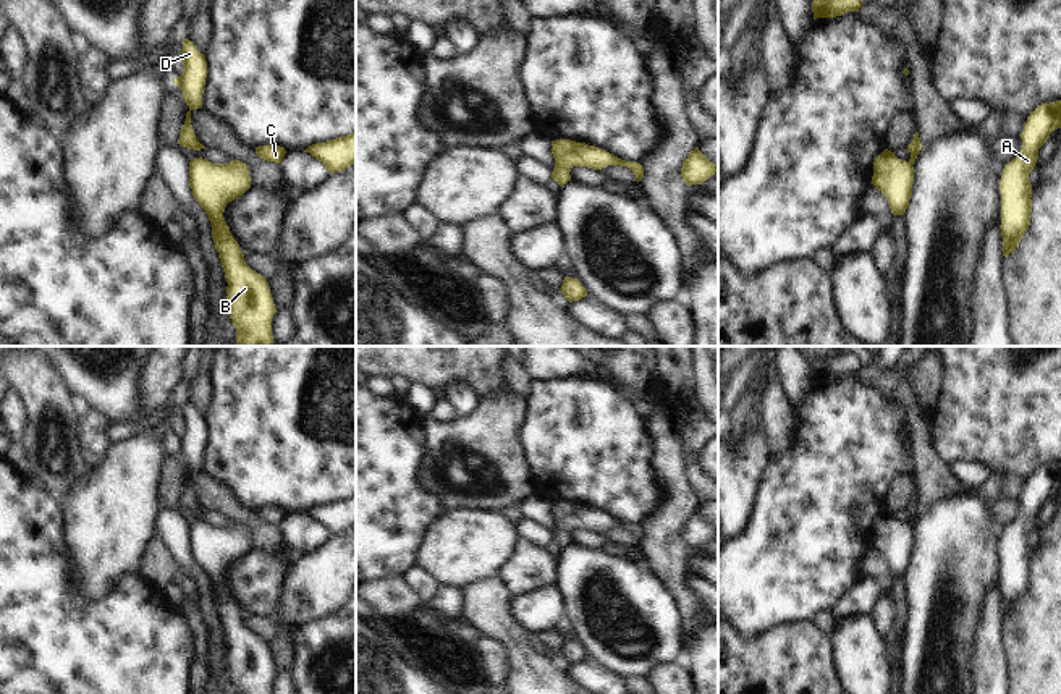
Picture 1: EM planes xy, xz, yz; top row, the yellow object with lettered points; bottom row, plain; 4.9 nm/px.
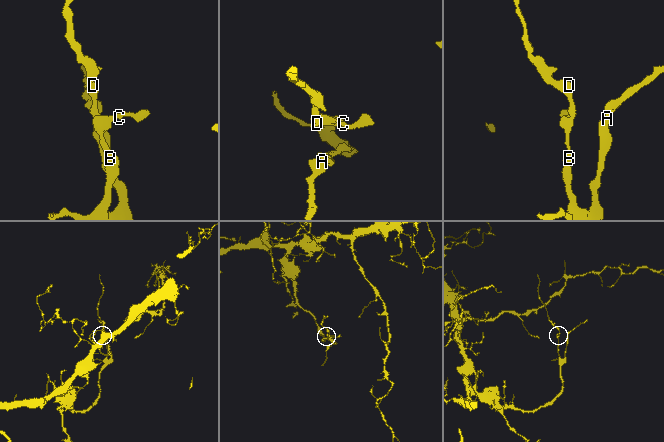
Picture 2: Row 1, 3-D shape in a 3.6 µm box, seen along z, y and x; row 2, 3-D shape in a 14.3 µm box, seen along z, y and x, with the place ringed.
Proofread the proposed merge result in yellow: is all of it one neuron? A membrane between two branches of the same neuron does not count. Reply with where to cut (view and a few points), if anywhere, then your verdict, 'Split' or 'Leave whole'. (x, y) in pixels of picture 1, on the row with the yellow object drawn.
No split. Leave whole.

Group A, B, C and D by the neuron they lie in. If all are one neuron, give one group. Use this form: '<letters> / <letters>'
A B C D

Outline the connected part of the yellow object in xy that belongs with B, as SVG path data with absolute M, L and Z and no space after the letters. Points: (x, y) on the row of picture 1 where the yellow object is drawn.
M194 159L189 162L189 186L212 223L212 239L228 281L226 311L236 328L236 346L273 346L272 319L277 307L267 278L244 262L223 218L226 204L251 188L247 165Z

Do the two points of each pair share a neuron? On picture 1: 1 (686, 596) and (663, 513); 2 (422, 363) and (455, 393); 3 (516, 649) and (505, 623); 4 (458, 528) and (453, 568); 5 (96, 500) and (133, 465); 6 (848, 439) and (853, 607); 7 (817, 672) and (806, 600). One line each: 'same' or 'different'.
1: same
2: different
3: same
4: same
5: same
6: different
7: different

